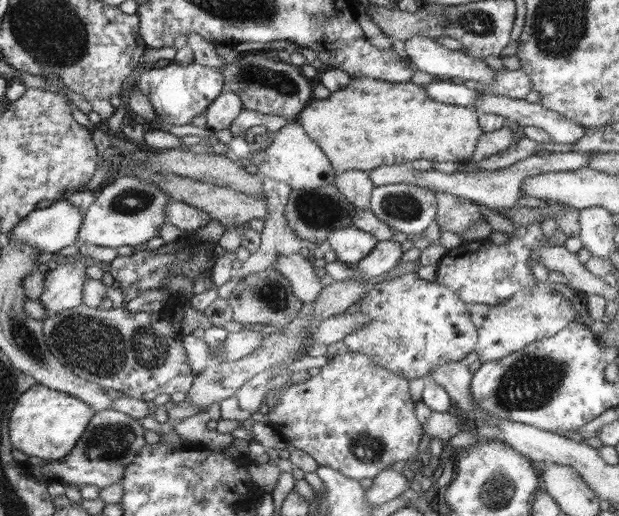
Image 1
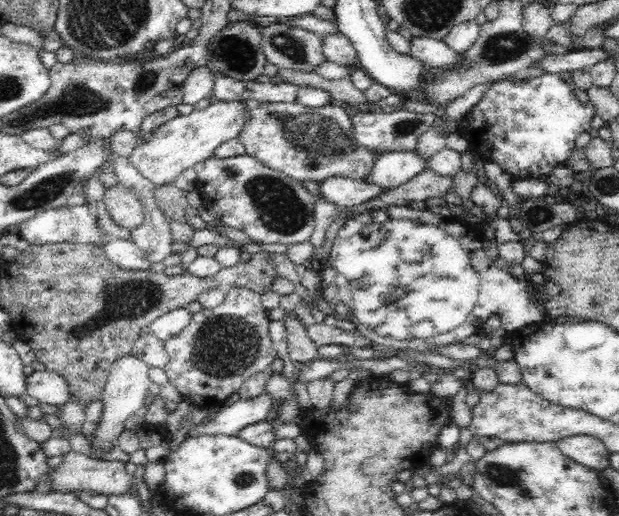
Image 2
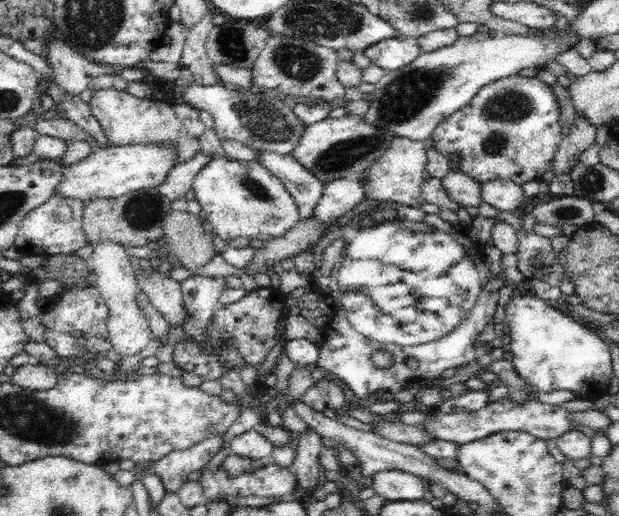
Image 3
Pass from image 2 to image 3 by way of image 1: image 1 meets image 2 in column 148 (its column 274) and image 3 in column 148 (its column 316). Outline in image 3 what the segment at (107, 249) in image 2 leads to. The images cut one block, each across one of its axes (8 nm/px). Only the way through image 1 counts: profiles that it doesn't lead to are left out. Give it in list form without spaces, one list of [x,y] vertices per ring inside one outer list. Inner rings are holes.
[[[153,268],[145,271],[154,272],[149,275],[136,275],[139,290],[149,297],[150,302],[169,325],[182,328],[184,320],[188,318],[188,311],[184,309],[181,284]]]

